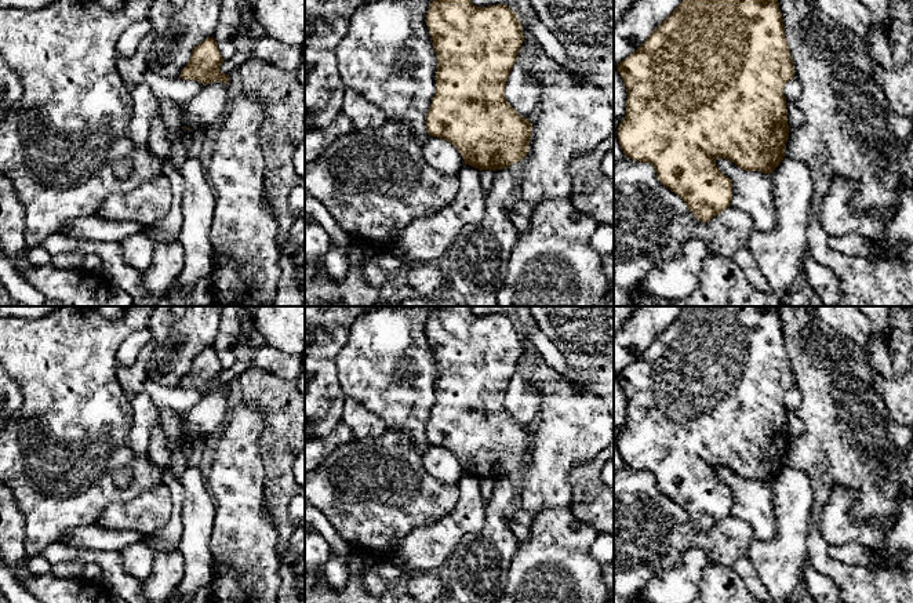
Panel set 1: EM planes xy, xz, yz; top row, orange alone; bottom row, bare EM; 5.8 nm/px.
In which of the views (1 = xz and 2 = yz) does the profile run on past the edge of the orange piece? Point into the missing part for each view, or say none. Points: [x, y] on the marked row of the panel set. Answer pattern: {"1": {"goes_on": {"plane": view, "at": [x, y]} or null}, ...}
{"1": {"goes_on": null}, "2": {"goes_on": null}}

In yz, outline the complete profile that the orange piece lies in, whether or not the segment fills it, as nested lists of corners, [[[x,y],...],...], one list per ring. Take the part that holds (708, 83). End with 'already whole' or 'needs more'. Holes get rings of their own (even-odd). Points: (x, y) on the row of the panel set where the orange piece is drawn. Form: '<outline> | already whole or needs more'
[[[683,0],[633,54],[618,63],[616,69],[628,91],[626,116],[618,127],[618,139],[625,156],[634,161],[651,163],[659,182],[681,197],[701,222],[709,222],[728,208],[732,200],[732,181],[719,170],[717,159],[728,159],[745,171],[771,174],[786,156],[790,127],[783,87],[794,77],[794,66],[778,0]]] | already whole

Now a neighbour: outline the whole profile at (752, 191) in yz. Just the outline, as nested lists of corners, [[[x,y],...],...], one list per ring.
[[[717,159],[719,170],[732,181],[730,207],[746,212],[756,232],[772,232],[776,228],[774,184],[768,174],[745,171],[728,159]]]

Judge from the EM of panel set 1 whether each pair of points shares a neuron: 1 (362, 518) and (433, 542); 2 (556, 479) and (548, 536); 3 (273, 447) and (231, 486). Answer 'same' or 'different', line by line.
1: different
2: different
3: different

